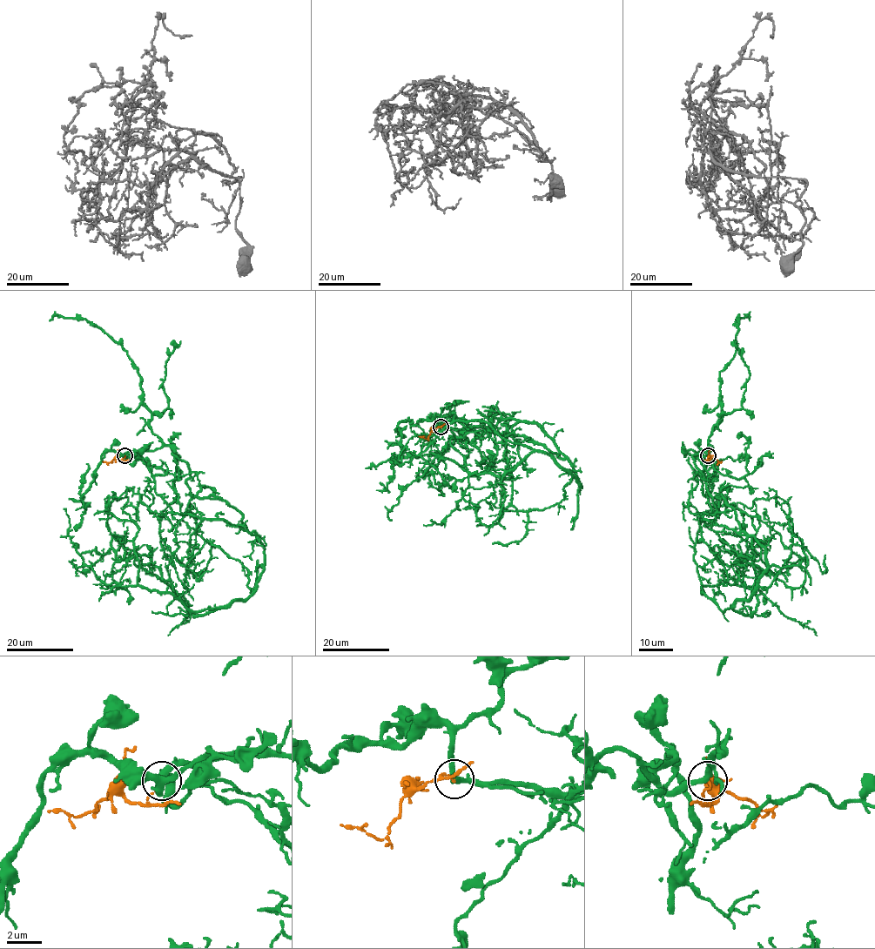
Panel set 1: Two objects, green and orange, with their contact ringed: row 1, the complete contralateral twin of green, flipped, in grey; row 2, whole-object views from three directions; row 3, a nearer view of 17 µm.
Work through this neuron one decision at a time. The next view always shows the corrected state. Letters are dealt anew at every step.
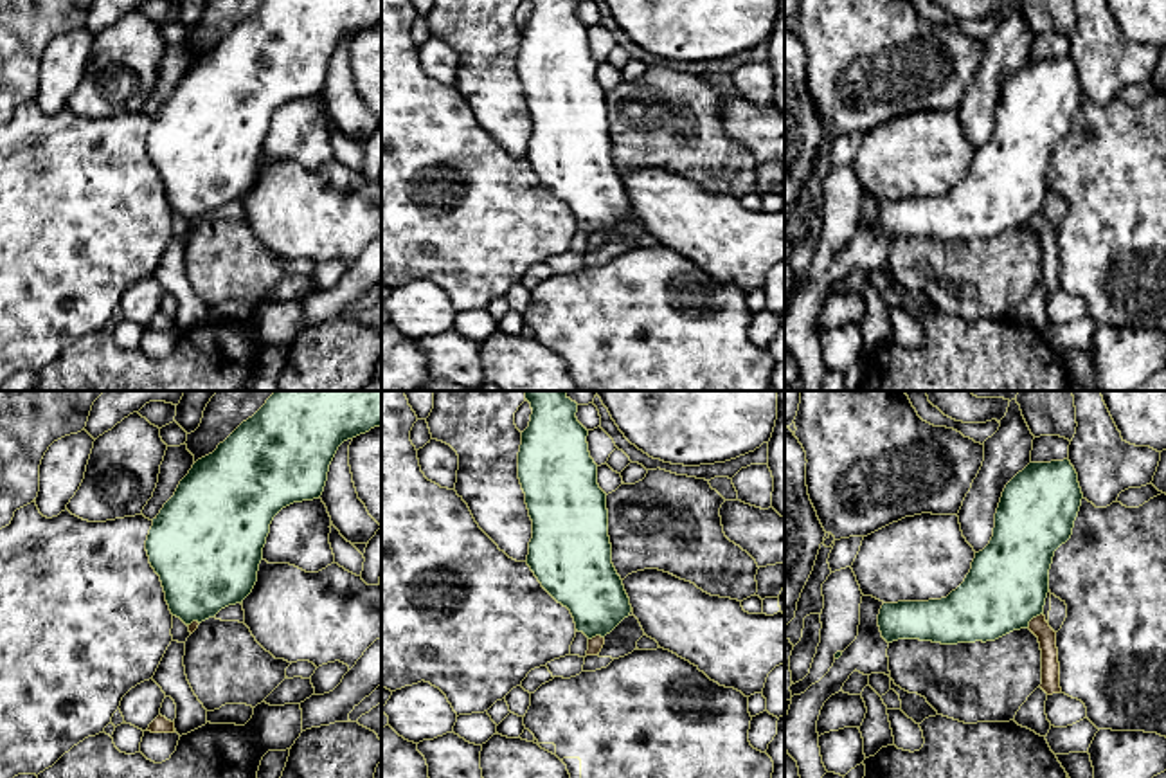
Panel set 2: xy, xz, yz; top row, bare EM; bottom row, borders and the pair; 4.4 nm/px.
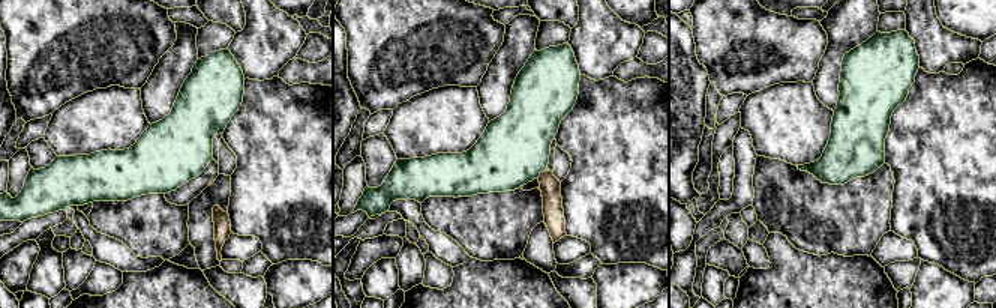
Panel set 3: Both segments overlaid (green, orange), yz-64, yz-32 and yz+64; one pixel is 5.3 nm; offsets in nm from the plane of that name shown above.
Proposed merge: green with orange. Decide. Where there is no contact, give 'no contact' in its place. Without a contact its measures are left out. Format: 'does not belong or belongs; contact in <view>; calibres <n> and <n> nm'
does not belong; contact in yz; calibres 360 and 80 nm

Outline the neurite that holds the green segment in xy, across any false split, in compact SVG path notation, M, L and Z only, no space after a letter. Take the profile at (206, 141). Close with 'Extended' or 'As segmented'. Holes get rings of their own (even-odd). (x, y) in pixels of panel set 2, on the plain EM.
M265 0L212 50L198 56L153 115L146 137L149 160L160 173L171 211L191 222L214 214L229 202L243 200L257 178L274 113L293 99L318 95L338 43L380 22L381 0Z. As segmented

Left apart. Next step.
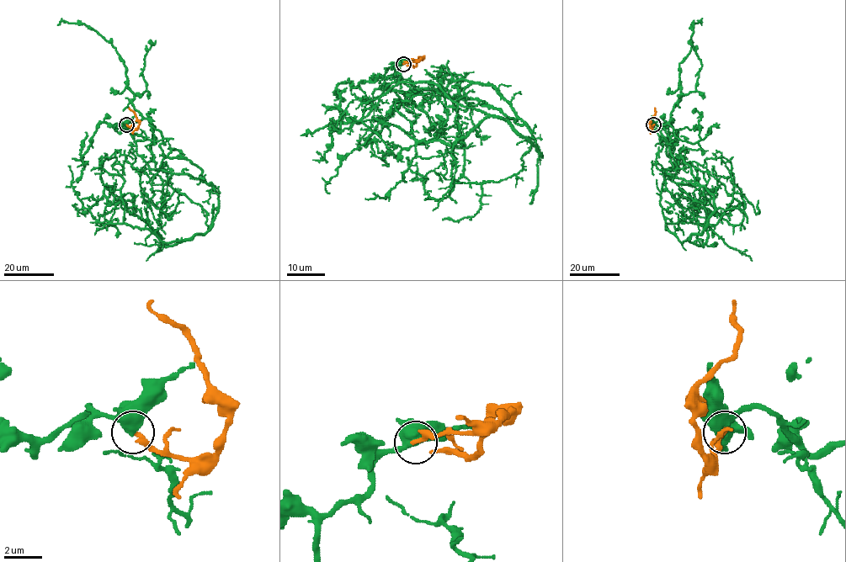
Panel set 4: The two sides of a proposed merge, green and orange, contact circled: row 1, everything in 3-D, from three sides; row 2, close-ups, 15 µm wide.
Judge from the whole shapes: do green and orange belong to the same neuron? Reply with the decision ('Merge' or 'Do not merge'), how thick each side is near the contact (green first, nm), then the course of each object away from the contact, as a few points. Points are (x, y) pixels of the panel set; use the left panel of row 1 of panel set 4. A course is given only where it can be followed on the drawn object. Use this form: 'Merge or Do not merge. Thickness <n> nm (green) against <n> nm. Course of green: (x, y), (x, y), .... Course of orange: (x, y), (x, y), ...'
Merge. Thickness 400 nm (green) against 300 nm. Course of green: (126, 124), (148, 119), (164, 156), (201, 171), (213, 225), (166, 246), (133, 204), (107, 204), (112, 164). Course of orange: (126, 124), (136, 129), (139, 124), (139, 120), (129, 108)

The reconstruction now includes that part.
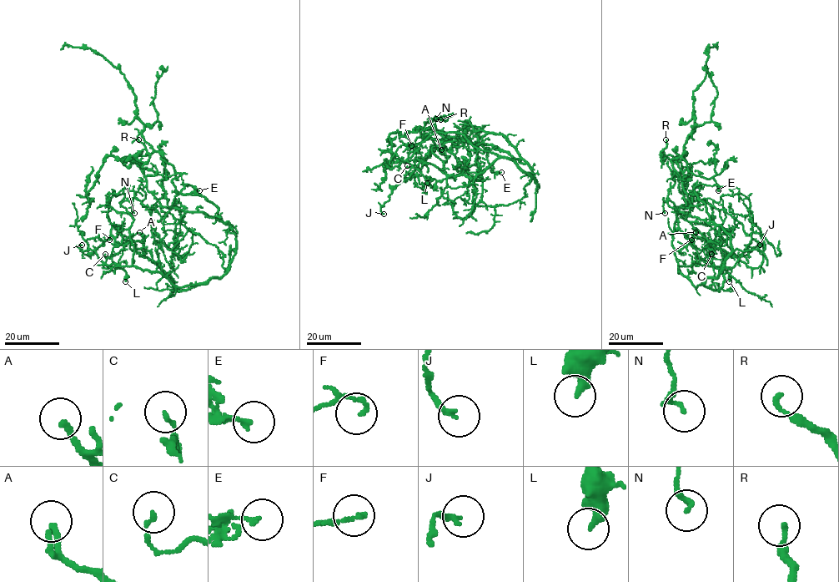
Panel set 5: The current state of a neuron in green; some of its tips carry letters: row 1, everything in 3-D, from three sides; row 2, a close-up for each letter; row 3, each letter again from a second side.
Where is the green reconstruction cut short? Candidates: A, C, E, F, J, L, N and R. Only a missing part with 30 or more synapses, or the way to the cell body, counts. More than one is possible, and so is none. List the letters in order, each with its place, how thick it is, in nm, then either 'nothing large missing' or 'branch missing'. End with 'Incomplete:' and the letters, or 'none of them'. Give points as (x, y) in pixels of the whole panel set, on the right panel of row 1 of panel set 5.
A: (695, 232) | 200 nm | nothing large missing
C: (711, 254) | 140 nm | nothing large missing
E: (718, 190) | 130 nm | nothing large missing
F: (691, 240) | 140 nm | nothing large missing
J: (760, 245) | 190 nm | nothing large missing
L: (729, 281) | 380 nm | nothing large missing
N: (665, 213) | 170 nm | nothing large missing
R: (665, 139) | 170 nm | nothing large missing
Incomplete: none of them

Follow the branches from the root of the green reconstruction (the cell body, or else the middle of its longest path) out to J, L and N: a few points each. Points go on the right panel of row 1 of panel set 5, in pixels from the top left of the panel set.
J: (714, 224), (731, 254), (706, 286), (724, 280), (720, 244), (708, 245), (718, 235), (738, 256), (760, 245)
L: (714, 224), (730, 235), (731, 254), (724, 268), (697, 286), (678, 270), (707, 264), (724, 269), (729, 281)
N: (714, 224), (730, 235), (731, 254), (715, 277), (695, 286), (678, 270), (672, 202), (663, 204), (665, 213)

